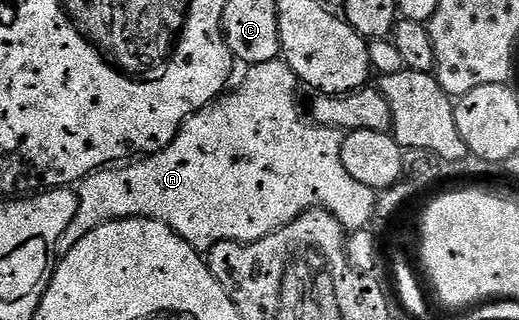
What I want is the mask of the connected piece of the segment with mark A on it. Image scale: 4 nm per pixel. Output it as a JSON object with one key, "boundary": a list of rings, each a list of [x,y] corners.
{"boundary":[[[281,58],[247,67],[245,71],[246,77],[243,78],[238,92],[232,93],[233,91],[231,91],[211,104],[209,108],[202,108],[195,116],[189,116],[182,123],[182,128],[176,134],[176,138],[163,152],[155,152],[152,156],[135,159],[125,166],[107,166],[95,172],[93,176],[85,176],[76,188],[78,194],[76,218],[72,218],[72,222],[68,224],[68,230],[64,230],[64,234],[60,234],[58,256],[66,256],[68,250],[72,250],[72,246],[76,246],[76,242],[80,242],[80,238],[84,238],[84,234],[96,230],[96,226],[106,224],[110,220],[127,220],[133,216],[164,222],[172,231],[180,234],[180,238],[184,238],[184,242],[188,242],[196,251],[203,254],[209,252],[210,247],[214,244],[219,244],[225,240],[234,240],[238,244],[256,242],[260,238],[288,226],[296,217],[303,216],[305,212],[310,212],[313,208],[324,208],[326,211],[334,213],[334,216],[342,223],[342,227],[346,229],[347,233],[351,234],[362,229],[369,229],[372,224],[370,219],[373,218],[374,214],[376,215],[379,193],[375,192],[373,188],[356,182],[352,178],[352,174],[348,174],[348,170],[344,170],[344,162],[340,162],[343,133],[336,128],[327,128],[325,124],[311,122],[309,119],[306,121],[302,117],[302,108],[298,105],[297,98],[294,97],[298,92],[298,88],[300,89],[298,75]]]}

